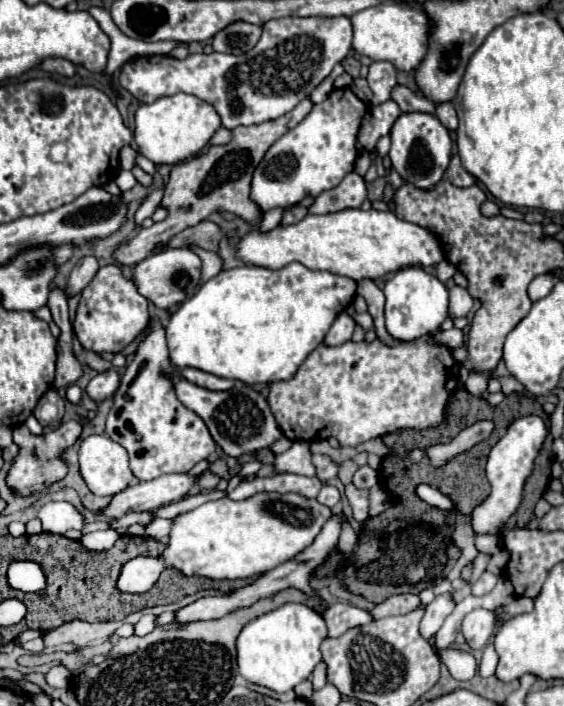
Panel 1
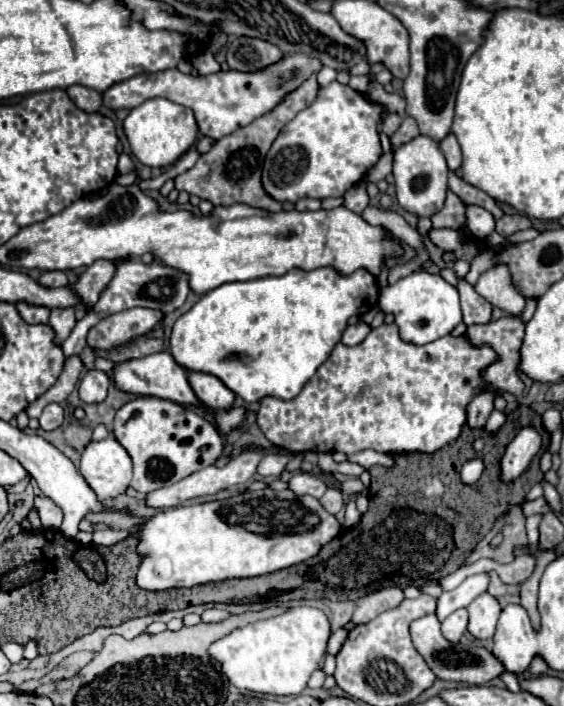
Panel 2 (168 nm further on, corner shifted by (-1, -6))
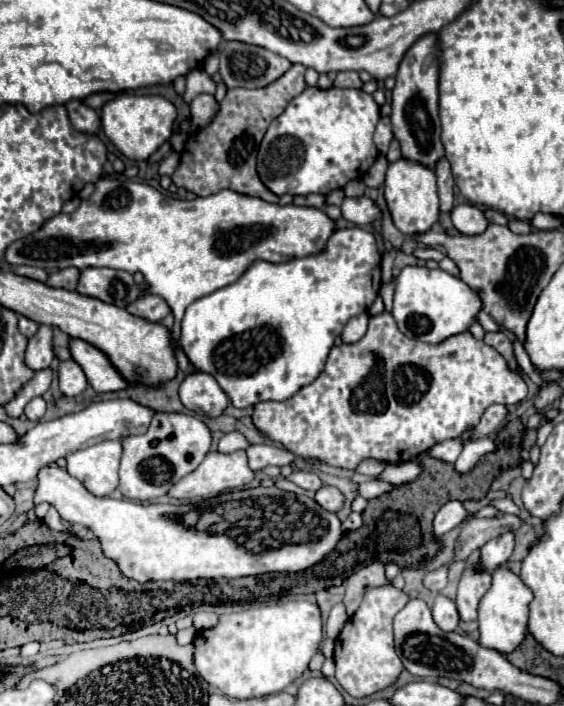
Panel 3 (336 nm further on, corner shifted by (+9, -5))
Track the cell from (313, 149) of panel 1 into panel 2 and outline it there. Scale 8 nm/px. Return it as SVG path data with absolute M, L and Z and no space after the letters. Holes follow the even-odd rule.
M339 81L321 87L317 99L291 119L271 145L263 165L263 187L277 201L299 201L303 197L339 197L365 179L365 173L381 157L379 123L383 105L353 91Z

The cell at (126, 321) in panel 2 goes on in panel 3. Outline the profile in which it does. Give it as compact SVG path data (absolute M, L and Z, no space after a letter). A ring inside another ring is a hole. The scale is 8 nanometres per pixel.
M149 294L149 296L141 296L133 304L129 304L127 312L129 314L137 314L143 320L149 320L149 322L159 322L171 312L171 308L167 306L165 300L161 300L161 296Z

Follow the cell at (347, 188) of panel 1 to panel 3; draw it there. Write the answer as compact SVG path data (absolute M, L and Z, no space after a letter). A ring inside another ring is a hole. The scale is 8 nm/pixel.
M361 196L361 198L345 198L341 204L343 210L343 218L353 222L353 224L369 224L379 216L379 208L373 200Z

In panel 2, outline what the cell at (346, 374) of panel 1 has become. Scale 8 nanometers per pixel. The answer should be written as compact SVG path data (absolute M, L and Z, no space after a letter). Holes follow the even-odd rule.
M383 323L381 327L377 329L371 329L371 333L367 335L367 339L355 347L349 347L349 345L343 345L339 343L331 357L317 369L317 373L313 375L313 379L307 381L307 385L301 389L301 393L291 399L291 401L281 401L281 399L275 399L275 397L265 397L261 401L261 409L257 413L257 425L261 427L263 435L277 447L285 447L289 451L295 451L295 453L305 453L305 451L317 451L317 453L333 453L333 451L341 451L345 455L351 455L351 453L359 453L359 451L365 451L365 449L375 449L379 453L411 453L411 451L419 451L419 453L433 453L437 449L441 449L443 445L455 441L459 435L461 435L461 429L467 421L467 405L471 403L473 397L477 397L479 393L485 393L485 391L491 391L495 397L501 395L501 391L497 389L491 389L485 379L483 379L483 371L487 367L491 367L495 361L497 361L497 353L489 347L489 345L473 345L465 335L461 337L453 337L453 335L447 335L443 339L437 339L433 343L427 343L427 345L413 345L413 343L405 343L401 337L399 337L399 329L395 323Z

